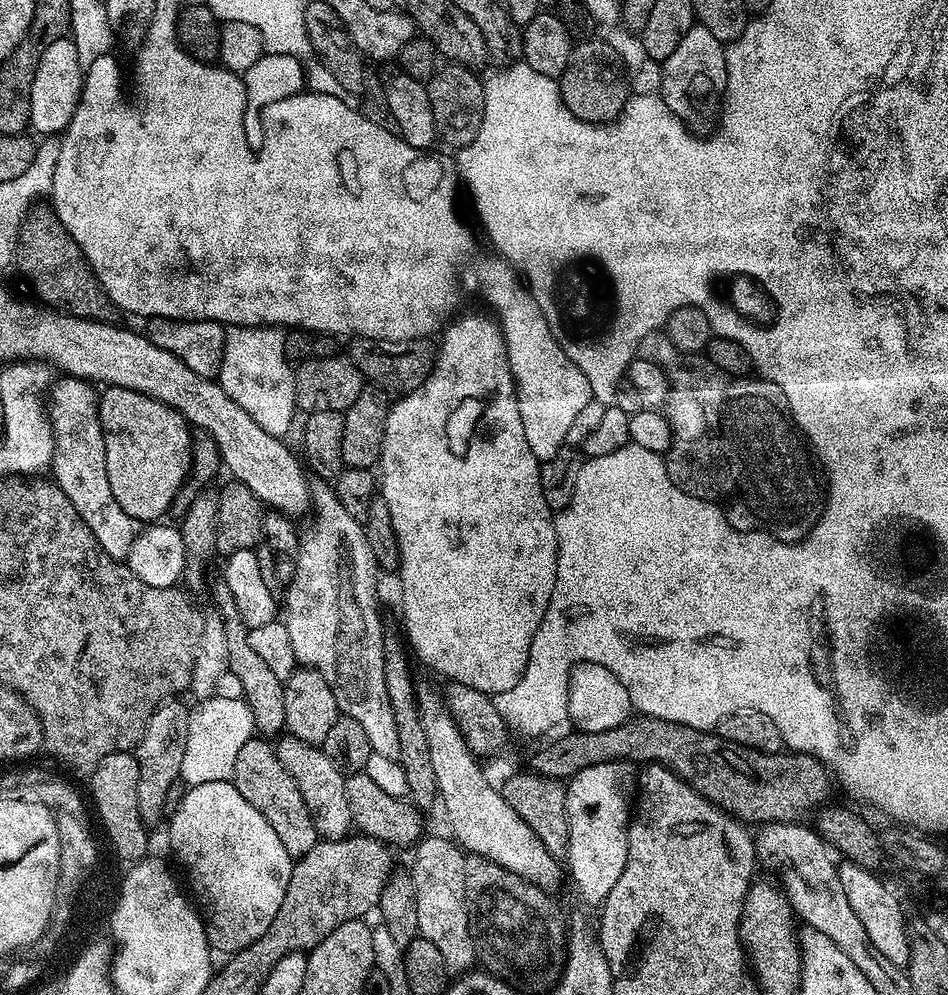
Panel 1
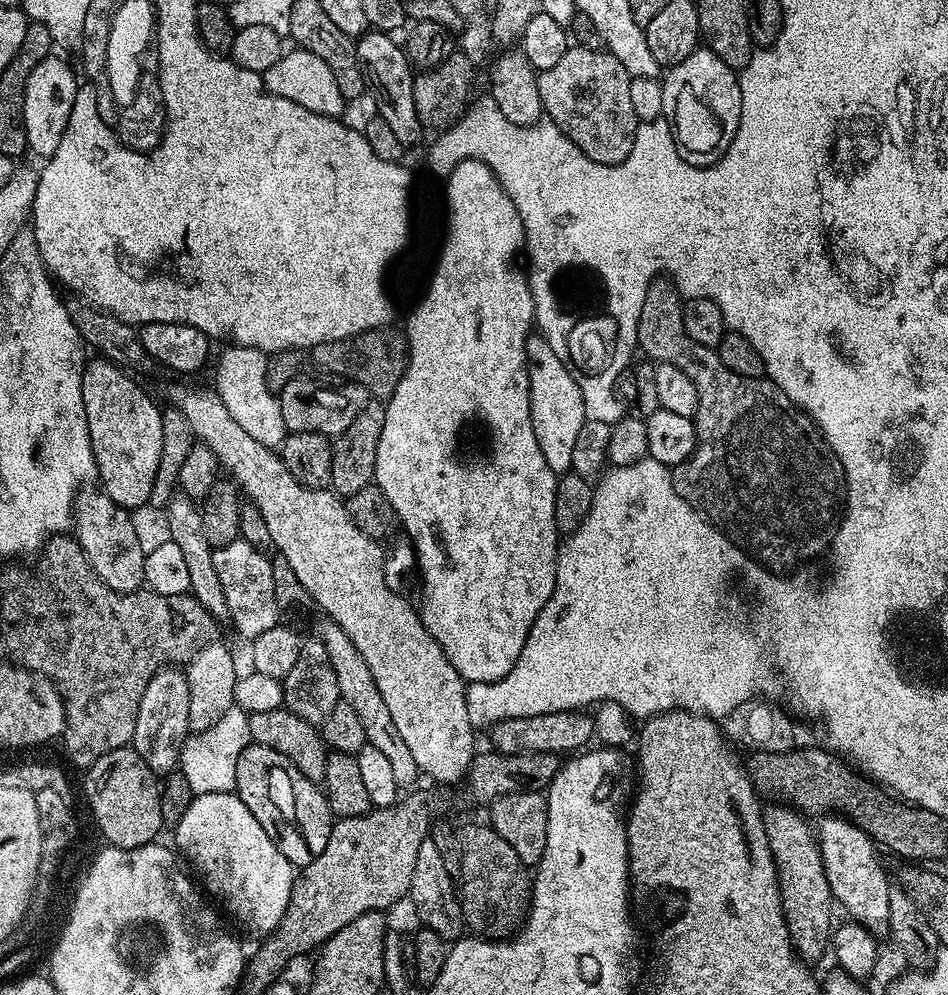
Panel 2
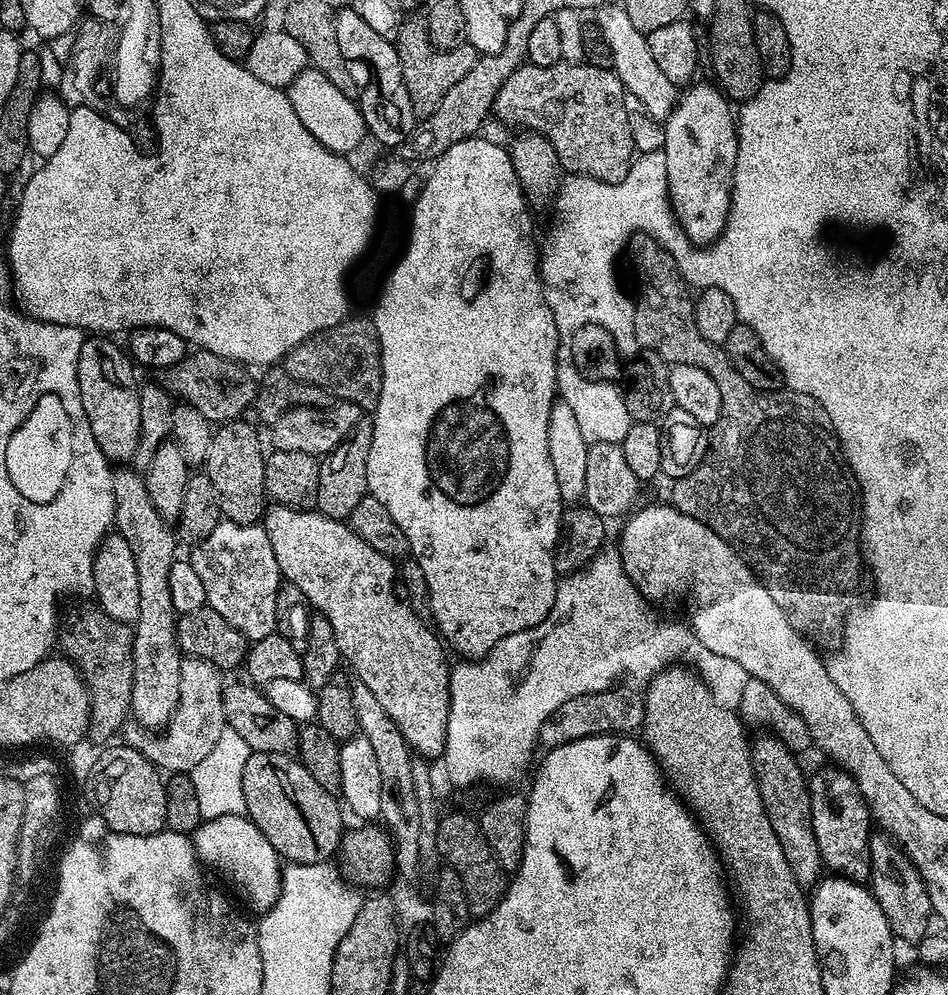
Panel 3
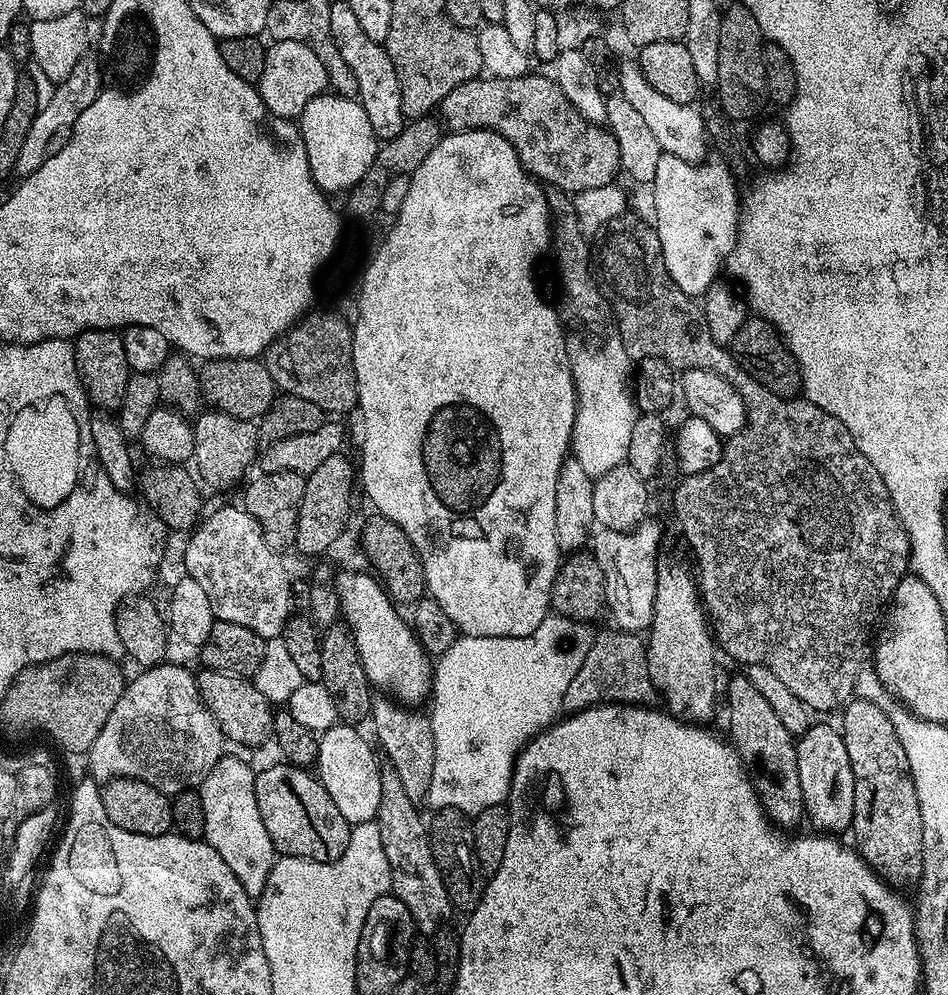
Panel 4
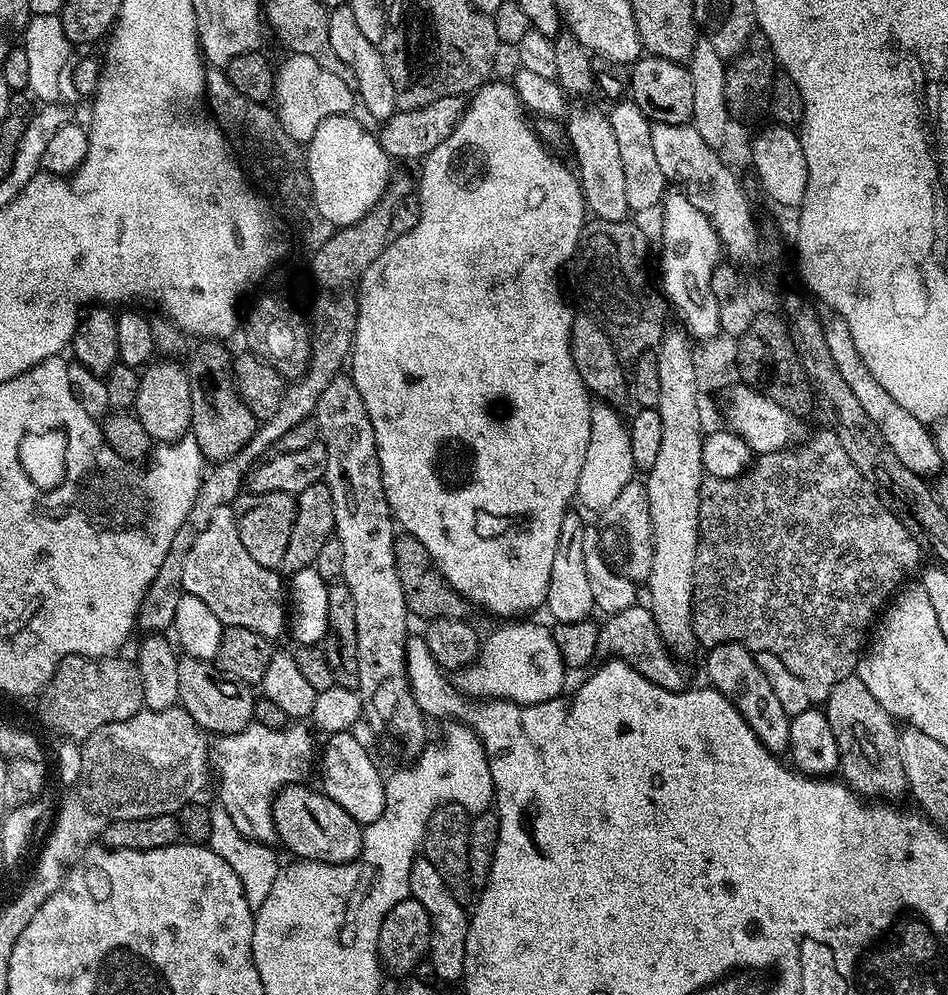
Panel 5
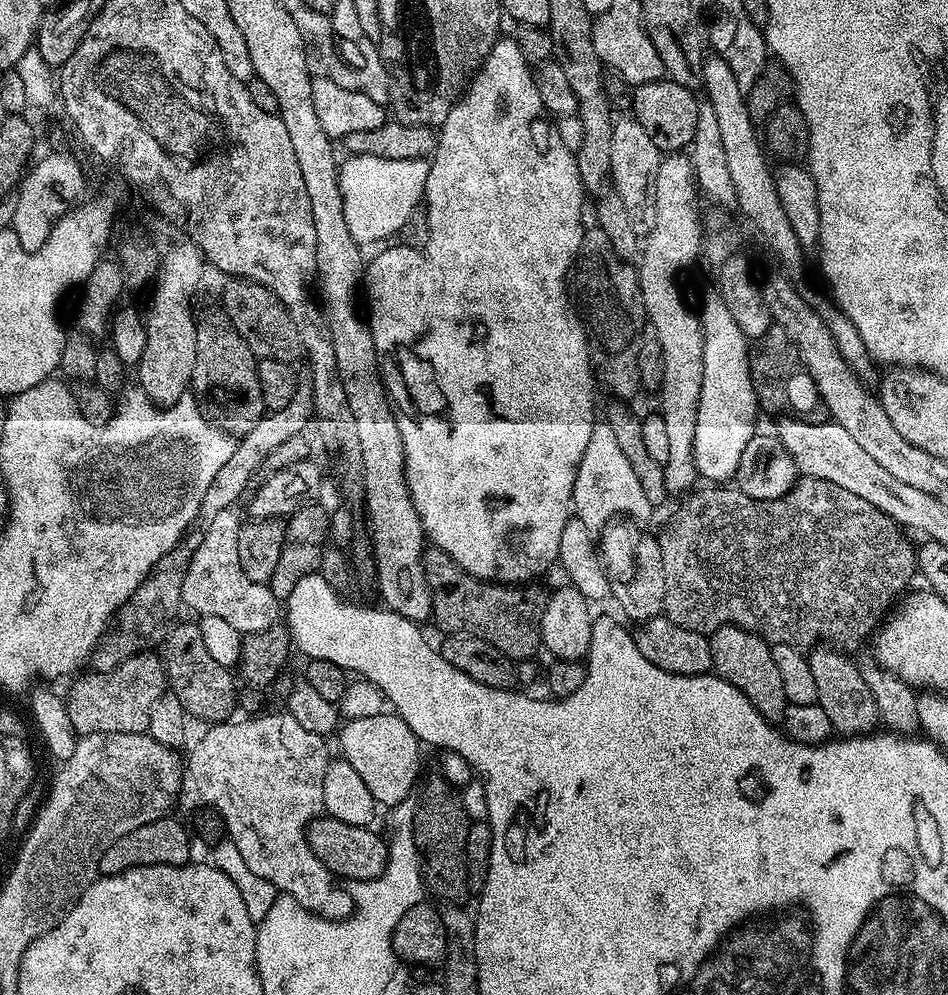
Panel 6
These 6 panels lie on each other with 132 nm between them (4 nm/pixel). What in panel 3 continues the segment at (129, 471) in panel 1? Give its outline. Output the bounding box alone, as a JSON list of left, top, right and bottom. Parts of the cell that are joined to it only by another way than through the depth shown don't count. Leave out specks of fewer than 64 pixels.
[76,334,140,462]

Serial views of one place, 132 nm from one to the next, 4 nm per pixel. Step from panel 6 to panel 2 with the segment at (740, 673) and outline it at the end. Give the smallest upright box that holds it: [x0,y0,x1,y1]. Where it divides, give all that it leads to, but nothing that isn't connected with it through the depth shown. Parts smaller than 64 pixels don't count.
[763,802,834,962]

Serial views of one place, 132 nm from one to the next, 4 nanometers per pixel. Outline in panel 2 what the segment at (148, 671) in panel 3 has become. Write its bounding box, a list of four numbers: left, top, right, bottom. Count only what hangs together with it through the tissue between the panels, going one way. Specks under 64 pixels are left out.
[131,667,190,774]

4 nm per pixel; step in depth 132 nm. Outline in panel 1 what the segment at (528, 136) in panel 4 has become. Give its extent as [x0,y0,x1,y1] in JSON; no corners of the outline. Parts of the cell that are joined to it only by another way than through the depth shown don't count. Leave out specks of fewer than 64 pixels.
[558,40,630,124]

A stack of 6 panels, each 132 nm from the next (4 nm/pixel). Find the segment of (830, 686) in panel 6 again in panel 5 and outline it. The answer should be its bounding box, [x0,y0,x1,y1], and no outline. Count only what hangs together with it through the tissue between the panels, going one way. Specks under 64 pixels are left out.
[822,675,909,802]

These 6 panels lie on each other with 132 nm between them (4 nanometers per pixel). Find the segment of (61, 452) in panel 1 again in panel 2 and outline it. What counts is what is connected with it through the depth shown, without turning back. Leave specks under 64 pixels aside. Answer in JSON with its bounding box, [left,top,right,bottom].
[75,486,146,592]

